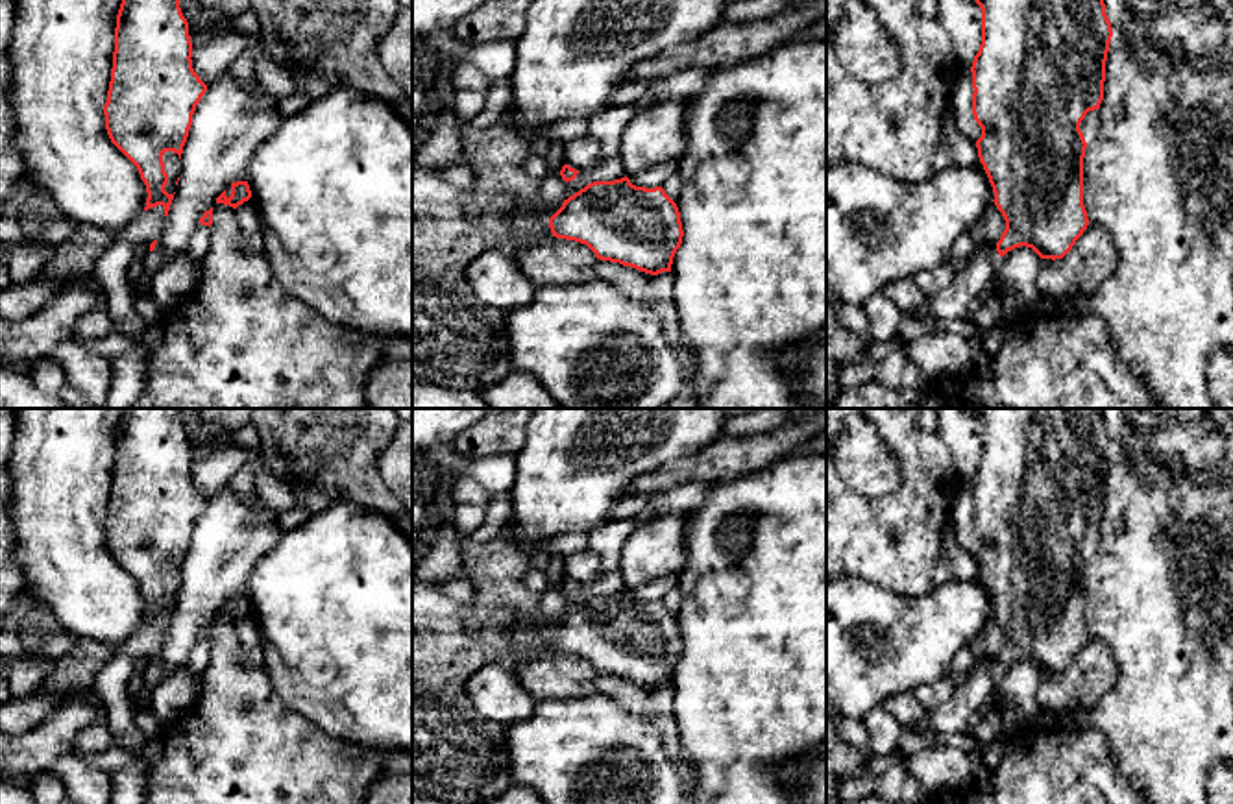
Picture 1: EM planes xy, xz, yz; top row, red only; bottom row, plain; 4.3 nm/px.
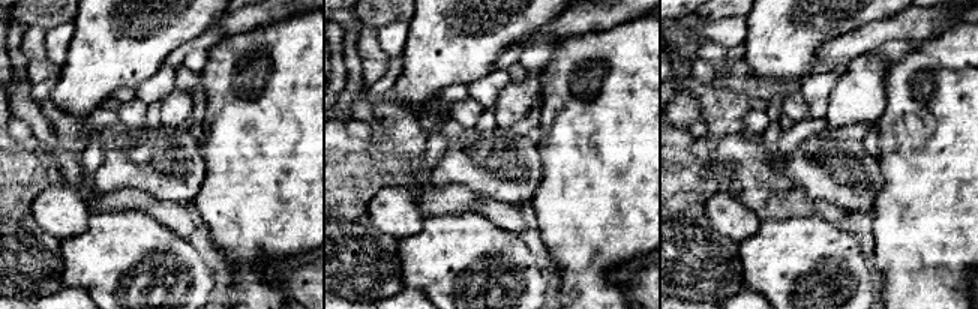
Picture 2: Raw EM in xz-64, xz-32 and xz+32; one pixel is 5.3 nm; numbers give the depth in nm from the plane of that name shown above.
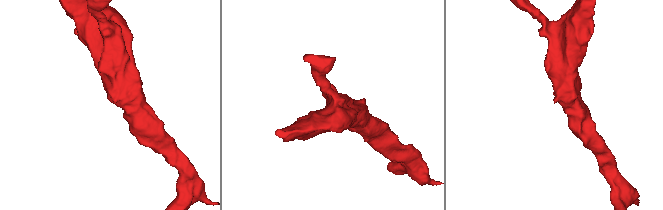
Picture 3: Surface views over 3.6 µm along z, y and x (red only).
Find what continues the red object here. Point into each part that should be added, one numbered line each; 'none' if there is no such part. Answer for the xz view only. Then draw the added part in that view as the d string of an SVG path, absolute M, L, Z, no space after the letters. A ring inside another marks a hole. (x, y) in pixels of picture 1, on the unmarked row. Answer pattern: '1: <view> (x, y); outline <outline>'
none

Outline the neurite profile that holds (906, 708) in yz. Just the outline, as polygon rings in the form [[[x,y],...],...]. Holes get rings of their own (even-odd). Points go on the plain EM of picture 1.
[[[913,691],[895,693],[882,704],[904,728],[913,728],[926,715],[926,708]]]

